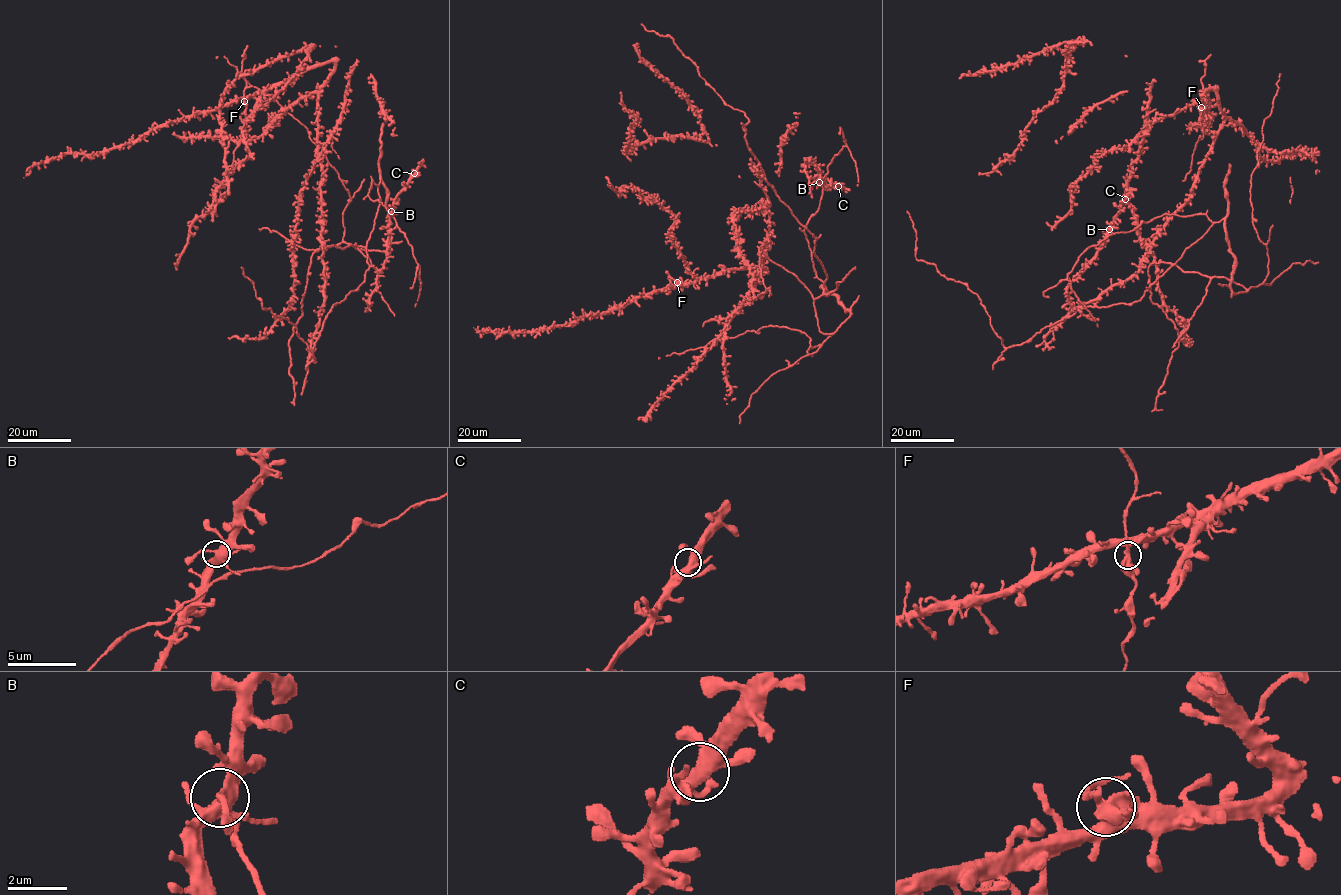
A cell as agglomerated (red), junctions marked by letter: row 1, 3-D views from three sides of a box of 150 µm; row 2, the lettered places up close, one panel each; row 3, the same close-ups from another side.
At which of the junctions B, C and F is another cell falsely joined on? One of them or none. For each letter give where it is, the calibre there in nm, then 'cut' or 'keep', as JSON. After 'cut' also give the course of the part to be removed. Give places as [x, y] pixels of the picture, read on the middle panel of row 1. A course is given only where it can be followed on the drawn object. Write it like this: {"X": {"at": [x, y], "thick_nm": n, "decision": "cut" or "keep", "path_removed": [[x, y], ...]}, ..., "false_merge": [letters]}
{"B": {"at": [819, 182], "thick_nm": 420, "decision": "keep"}, "C": {"at": [838, 186], "thick_nm": 400, "decision": "keep"}, "F": {"at": [677, 282], "thick_nm": 360, "decision": "cut", "path_removed": [[677, 282], [682, 291], [681, 286], [674, 286], [674, 289], [669, 285]]}, "false_merge": ["F"]}

